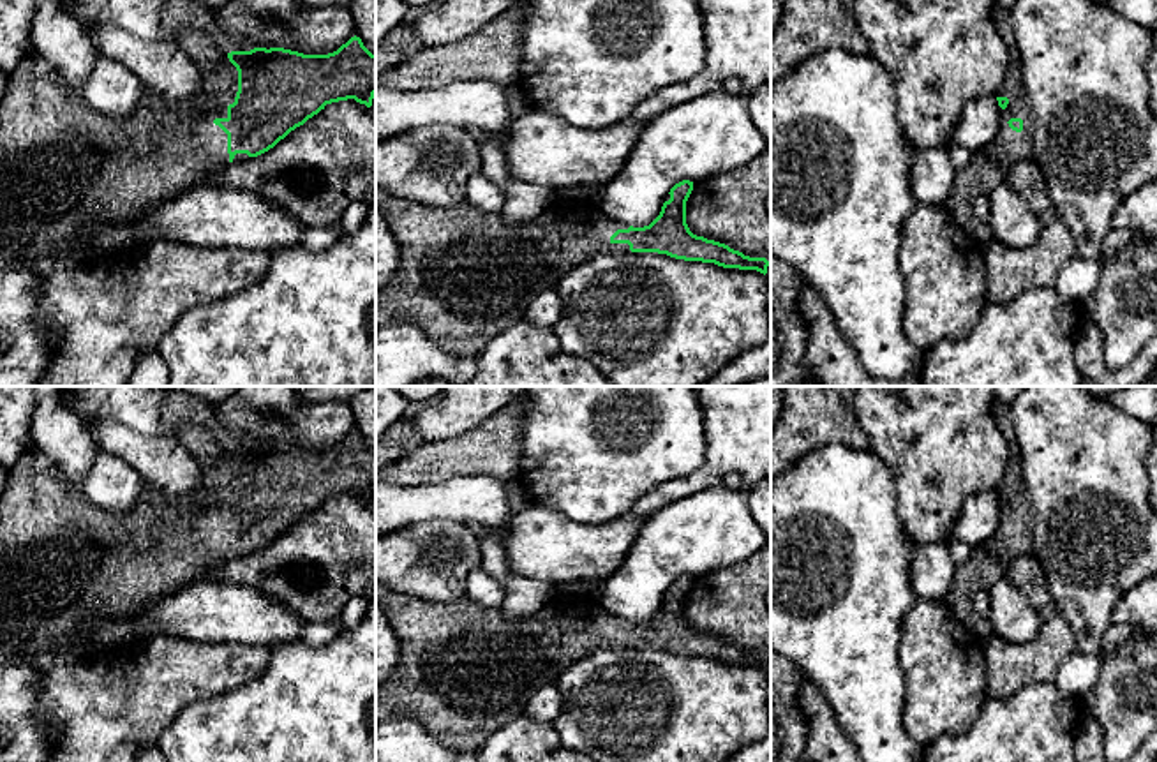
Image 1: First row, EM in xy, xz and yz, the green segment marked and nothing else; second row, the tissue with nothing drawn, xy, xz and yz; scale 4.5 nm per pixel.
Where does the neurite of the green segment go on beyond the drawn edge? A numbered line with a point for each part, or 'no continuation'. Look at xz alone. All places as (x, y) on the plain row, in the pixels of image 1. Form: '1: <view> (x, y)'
1: xz (464, 671)

